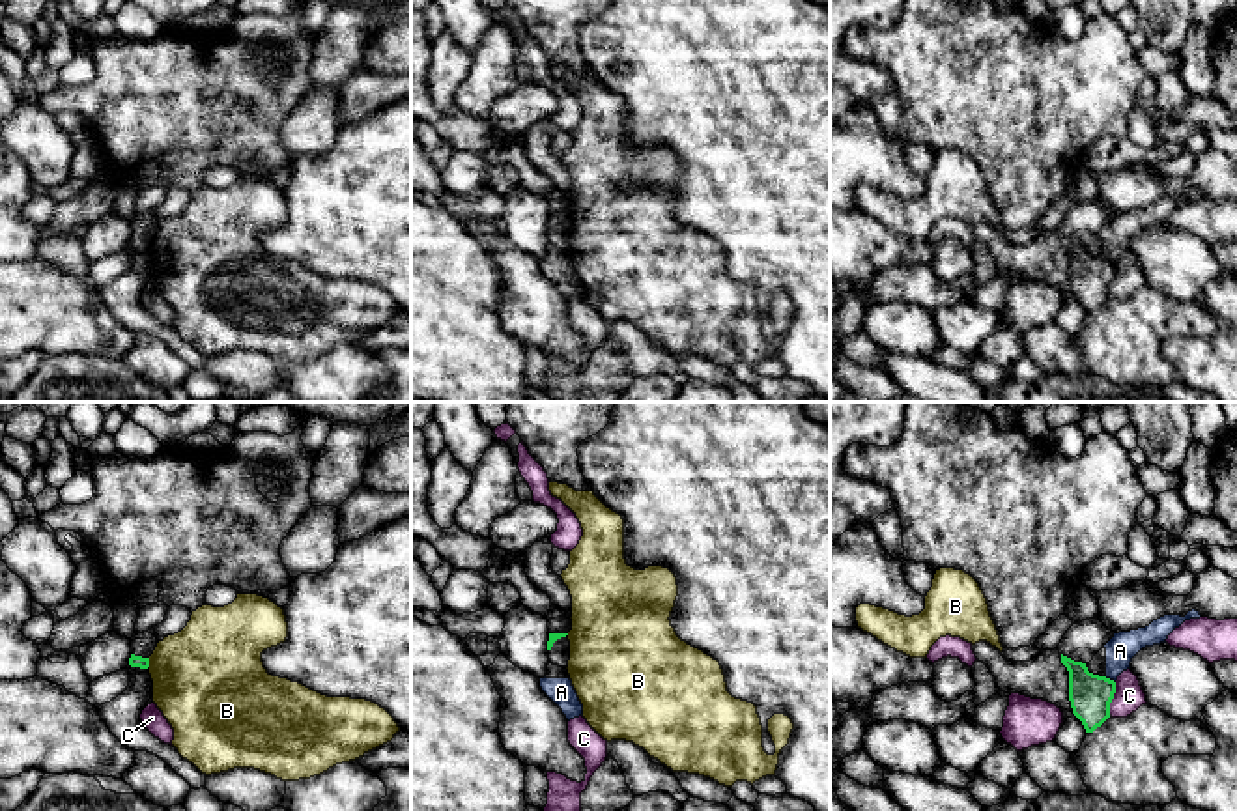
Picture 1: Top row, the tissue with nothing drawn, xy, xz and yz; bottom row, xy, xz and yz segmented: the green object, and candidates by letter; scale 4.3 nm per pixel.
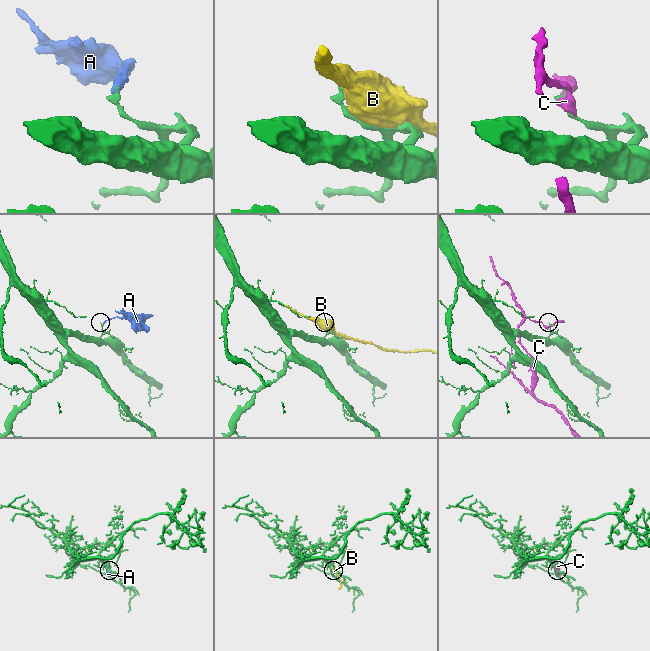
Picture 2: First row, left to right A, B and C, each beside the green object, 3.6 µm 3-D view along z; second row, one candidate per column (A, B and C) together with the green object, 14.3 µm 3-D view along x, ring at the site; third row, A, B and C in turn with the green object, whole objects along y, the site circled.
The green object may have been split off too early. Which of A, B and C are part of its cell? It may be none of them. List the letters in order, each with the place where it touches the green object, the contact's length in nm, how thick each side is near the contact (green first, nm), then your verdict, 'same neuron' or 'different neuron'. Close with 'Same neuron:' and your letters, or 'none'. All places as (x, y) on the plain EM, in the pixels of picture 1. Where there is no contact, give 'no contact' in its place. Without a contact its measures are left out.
A: contact yz (1109, 260); length 50 nm; calibres 180 and 130 nm; different neuron
B: contact xy (148, 243); length 40 nm; calibres 50 and 440 nm; different neuron
C: contact yz (1112, 279); length 150 nm; calibres 180 and 130 nm; different neuron
Same neuron: none

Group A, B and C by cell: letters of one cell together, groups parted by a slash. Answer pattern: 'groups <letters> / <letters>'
groups A / B / C

